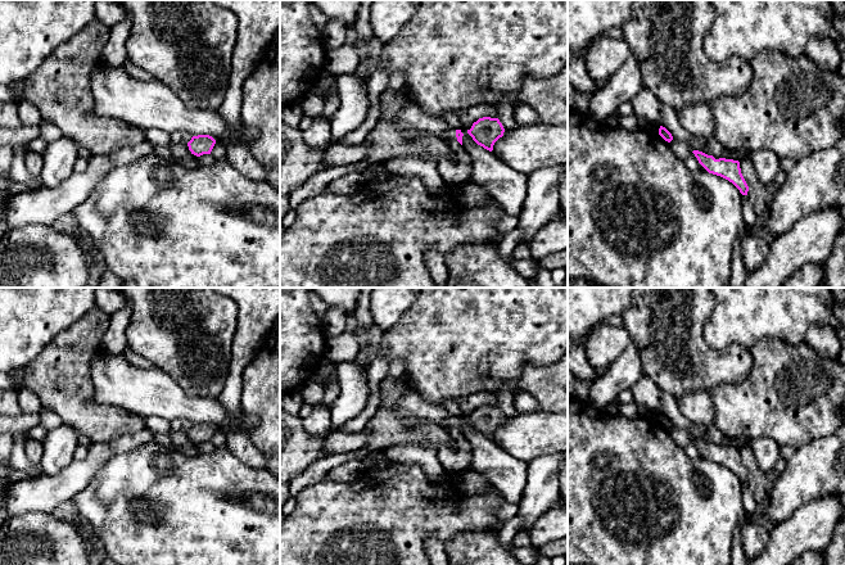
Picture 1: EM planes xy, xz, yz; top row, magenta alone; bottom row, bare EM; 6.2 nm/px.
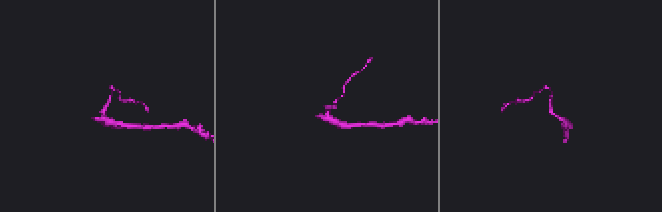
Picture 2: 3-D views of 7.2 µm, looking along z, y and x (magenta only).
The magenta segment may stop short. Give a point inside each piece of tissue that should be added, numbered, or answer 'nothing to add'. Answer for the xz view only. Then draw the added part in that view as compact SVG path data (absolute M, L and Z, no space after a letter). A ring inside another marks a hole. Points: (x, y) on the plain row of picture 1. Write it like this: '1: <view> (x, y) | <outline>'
1: xz (410, 407) | M415 390L407 392L398 399L396 415L403 419L408 428L415 426L419 419L426 419L435 424L447 421L452 428L457 429L455 416L443 406L424 401Z

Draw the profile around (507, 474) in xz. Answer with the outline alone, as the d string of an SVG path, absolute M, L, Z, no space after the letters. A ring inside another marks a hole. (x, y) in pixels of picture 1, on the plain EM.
M461 415L462 434L470 442L473 457L470 469L480 473L503 497L506 502L519 505L527 485L528 462L521 461L492 439L478 433Z

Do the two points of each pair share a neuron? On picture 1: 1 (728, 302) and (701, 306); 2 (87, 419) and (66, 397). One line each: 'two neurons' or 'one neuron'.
1: two neurons
2: one neuron

